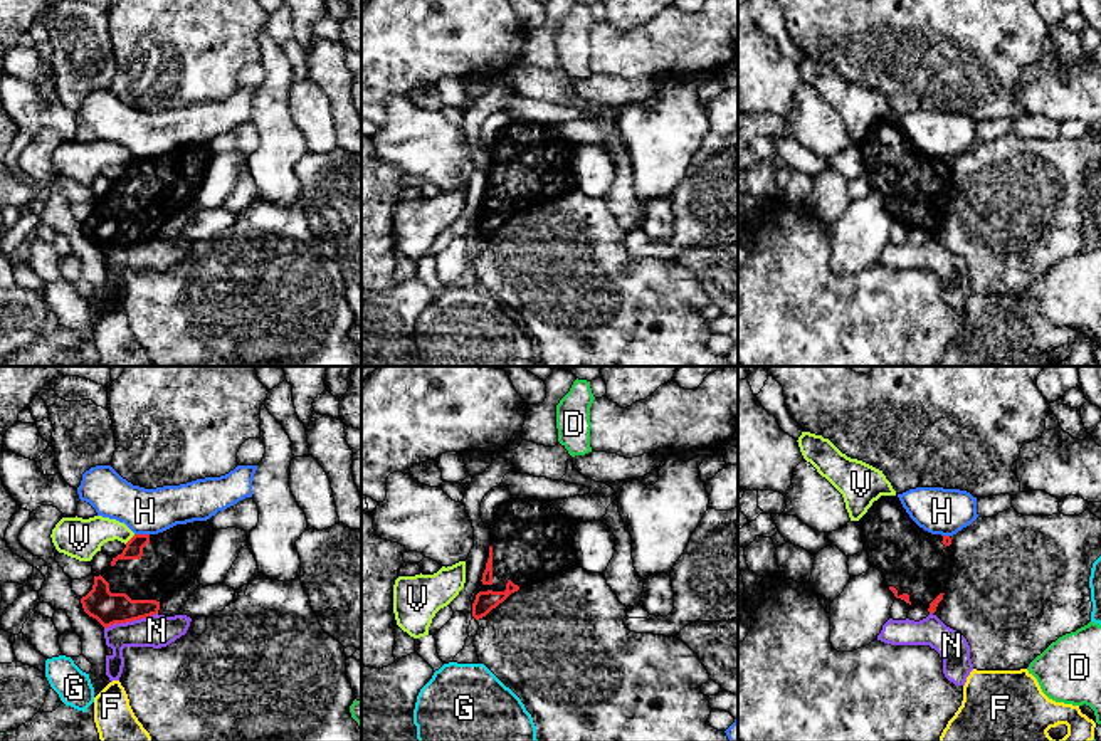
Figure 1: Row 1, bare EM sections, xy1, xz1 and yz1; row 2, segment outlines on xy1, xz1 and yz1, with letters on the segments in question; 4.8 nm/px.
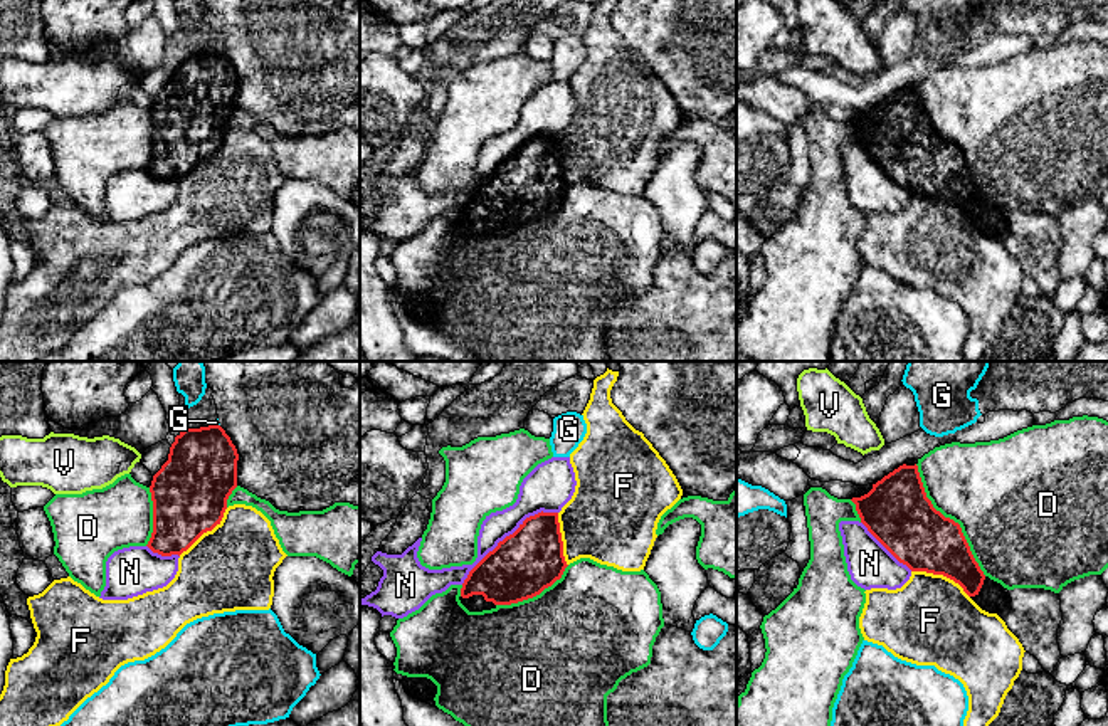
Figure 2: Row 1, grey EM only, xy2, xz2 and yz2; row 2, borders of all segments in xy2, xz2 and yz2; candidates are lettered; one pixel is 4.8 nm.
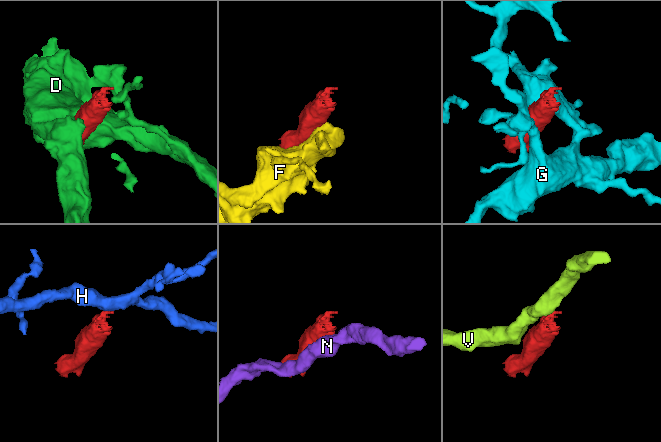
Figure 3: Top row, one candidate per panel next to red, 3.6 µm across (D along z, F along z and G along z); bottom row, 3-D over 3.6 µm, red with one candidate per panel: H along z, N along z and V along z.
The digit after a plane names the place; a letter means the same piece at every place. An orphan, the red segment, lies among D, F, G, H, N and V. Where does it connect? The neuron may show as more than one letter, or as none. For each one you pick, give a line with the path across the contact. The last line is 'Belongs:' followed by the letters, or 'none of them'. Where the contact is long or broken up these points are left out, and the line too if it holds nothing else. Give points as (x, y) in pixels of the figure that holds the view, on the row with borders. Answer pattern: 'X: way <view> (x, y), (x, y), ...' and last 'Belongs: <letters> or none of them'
Belongs: none of them

